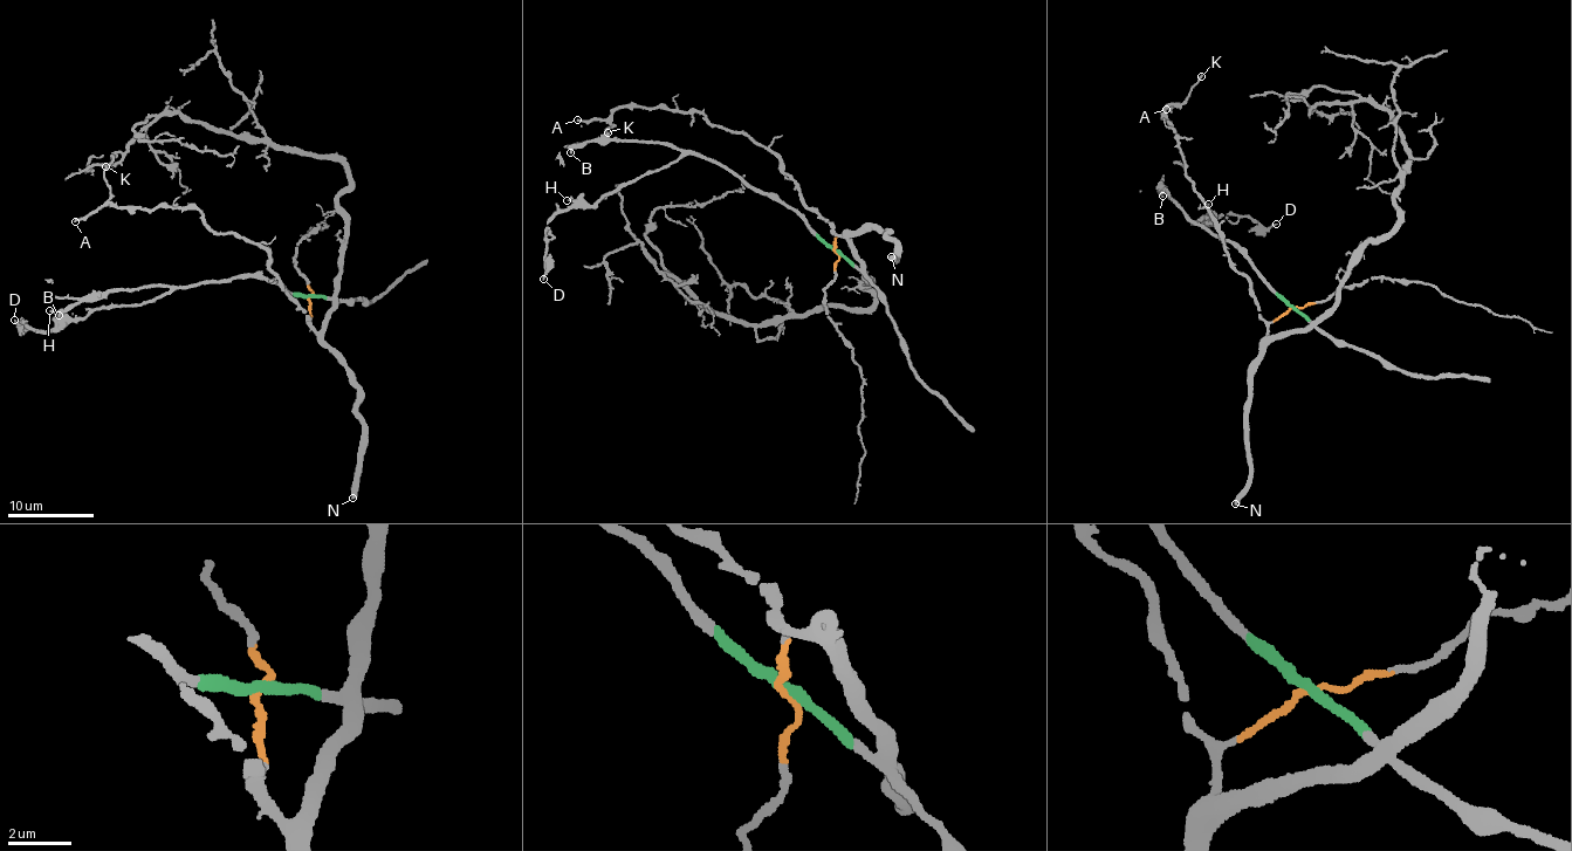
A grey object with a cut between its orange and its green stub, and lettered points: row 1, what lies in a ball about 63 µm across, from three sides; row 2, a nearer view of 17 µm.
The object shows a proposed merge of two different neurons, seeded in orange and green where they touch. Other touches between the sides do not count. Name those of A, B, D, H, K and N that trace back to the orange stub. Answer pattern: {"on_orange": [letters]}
{"on_orange": ["A", "K", "N"]}

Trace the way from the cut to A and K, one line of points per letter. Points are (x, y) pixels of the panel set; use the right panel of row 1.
A: (1294, 307), (1268, 323), (1261, 315), (1253, 286), (1233, 262), (1187, 173), (1164, 110), (1175, 104), (1166, 109)
K: (1294, 307), (1268, 323), (1261, 315), (1253, 286), (1233, 262), (1187, 173), (1165, 110), (1180, 105), (1201, 75)

